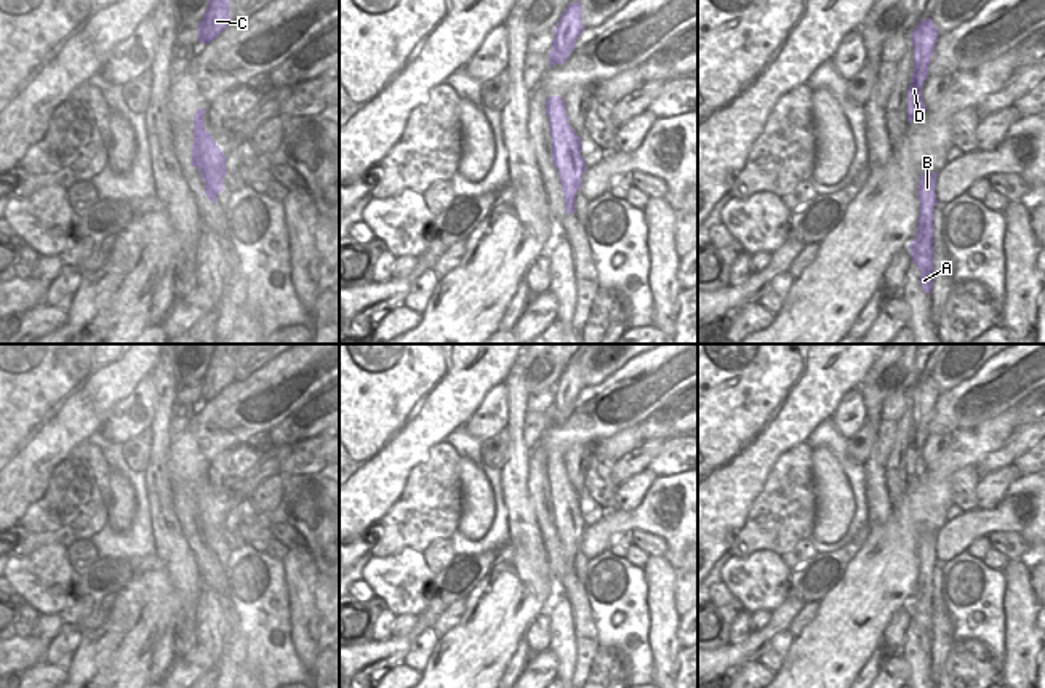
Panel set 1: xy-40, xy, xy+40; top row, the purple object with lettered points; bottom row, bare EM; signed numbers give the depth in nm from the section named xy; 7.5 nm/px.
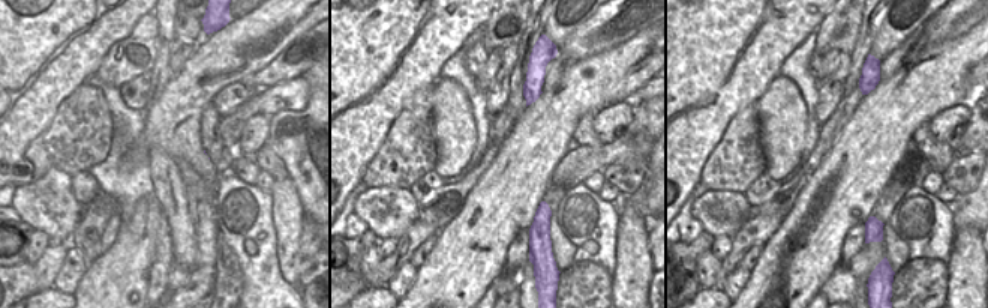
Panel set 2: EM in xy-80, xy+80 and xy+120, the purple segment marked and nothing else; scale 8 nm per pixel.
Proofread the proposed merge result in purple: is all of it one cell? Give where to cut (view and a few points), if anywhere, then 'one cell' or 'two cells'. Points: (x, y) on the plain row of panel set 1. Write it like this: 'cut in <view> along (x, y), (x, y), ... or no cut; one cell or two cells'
no cut; one cell

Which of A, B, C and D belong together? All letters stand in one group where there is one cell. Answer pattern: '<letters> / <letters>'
A B C D

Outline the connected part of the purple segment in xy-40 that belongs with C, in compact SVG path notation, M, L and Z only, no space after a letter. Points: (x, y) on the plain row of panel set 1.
M213 344L205 373L198 381L198 402L211 402L229 382L230 355L237 344Z

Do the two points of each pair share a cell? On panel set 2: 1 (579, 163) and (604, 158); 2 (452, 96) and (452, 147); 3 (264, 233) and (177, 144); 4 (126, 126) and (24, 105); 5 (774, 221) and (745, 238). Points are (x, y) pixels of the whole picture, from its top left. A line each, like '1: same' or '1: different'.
1: same
2: same
3: different
4: different
5: same

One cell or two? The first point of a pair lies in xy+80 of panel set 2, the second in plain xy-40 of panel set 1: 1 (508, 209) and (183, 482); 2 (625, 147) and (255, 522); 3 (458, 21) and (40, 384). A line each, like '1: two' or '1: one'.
1: two
2: one
3: one

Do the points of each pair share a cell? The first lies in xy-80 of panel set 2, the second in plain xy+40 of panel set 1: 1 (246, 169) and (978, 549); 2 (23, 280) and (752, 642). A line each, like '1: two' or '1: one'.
1: one
2: one

